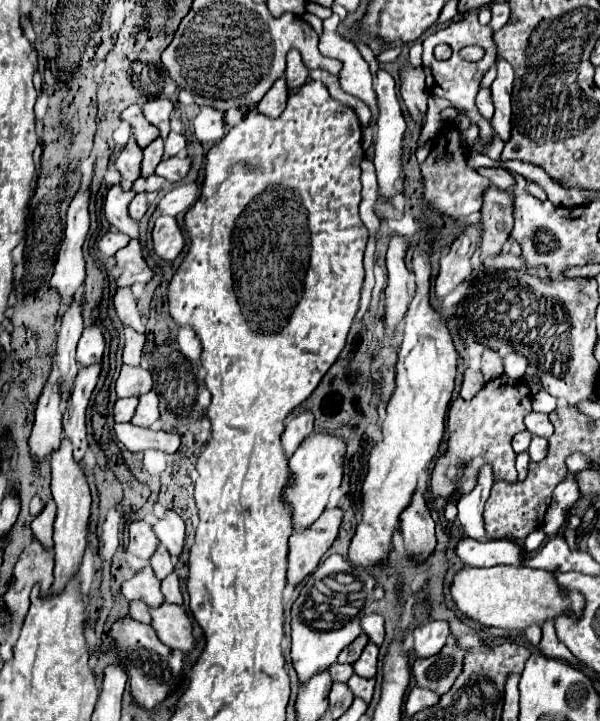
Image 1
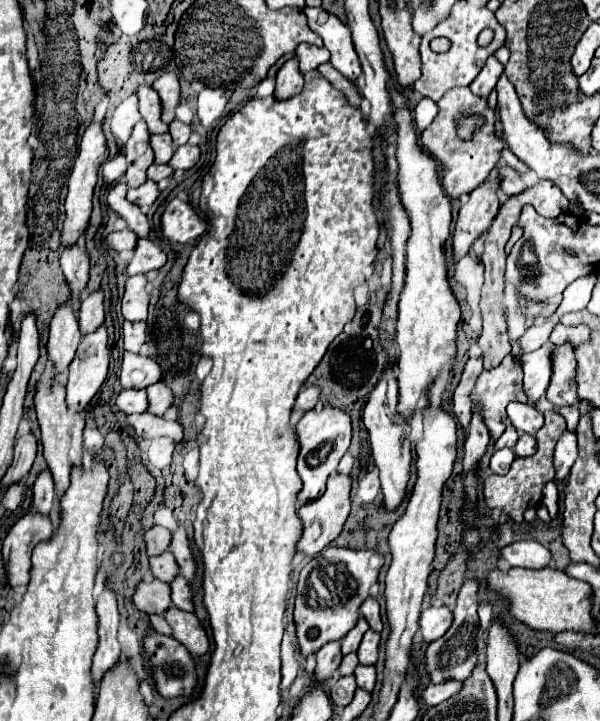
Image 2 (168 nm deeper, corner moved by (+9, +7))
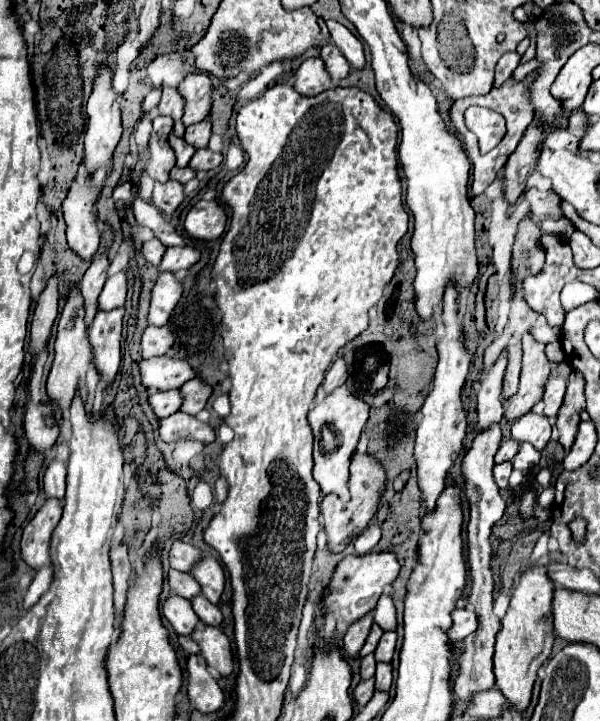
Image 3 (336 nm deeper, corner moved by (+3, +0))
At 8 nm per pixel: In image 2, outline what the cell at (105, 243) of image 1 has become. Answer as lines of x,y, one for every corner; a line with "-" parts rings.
124,229
124,231
114,231
106,237
106,243
110,249
114,251
132,251
134,245
136,245
138,237
130,231
130,229

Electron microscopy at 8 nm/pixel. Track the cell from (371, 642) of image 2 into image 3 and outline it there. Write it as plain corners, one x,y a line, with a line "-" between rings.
384,632
384,636
378,642
376,648
376,660
378,662
390,662
396,648
396,632

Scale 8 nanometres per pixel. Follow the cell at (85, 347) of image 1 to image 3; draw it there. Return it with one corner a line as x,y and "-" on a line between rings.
118,272
118,274
110,276
104,284
100,298
98,298
98,308
100,310
114,310
114,308
122,306
126,300
126,292
128,292
126,272

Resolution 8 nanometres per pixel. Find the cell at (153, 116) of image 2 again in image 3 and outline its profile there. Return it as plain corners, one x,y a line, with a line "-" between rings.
166,86
162,90
162,100
158,104
160,114
172,116
174,118
174,134
176,136
184,136
186,126
182,124
182,116
184,116
184,98
180,98
180,92
176,88

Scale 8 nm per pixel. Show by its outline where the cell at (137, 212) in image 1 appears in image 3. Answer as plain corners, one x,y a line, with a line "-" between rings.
168,180
166,184
154,184
154,206
160,208
164,214
172,214
184,200
184,186
176,180

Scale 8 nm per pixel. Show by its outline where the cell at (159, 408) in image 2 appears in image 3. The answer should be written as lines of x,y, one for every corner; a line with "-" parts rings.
194,378
190,382
186,382
180,392
184,394
184,404
182,404
182,412
196,416
198,412
202,412
206,408
206,402
212,394
212,386
200,378

